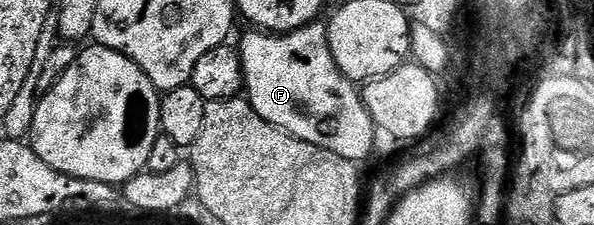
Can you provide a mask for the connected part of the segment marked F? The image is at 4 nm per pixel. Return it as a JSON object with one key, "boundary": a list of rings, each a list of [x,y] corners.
{"boundary":[[[316,19],[303,29],[291,33],[272,35],[266,31],[247,31],[243,42],[237,45],[239,58],[243,61],[243,83],[245,96],[252,107],[269,124],[284,129],[289,135],[317,147],[325,147],[341,159],[356,163],[363,160],[375,149],[377,126],[372,121],[367,106],[363,104],[356,82],[350,81],[337,67],[331,49],[327,45],[327,26]]]}

